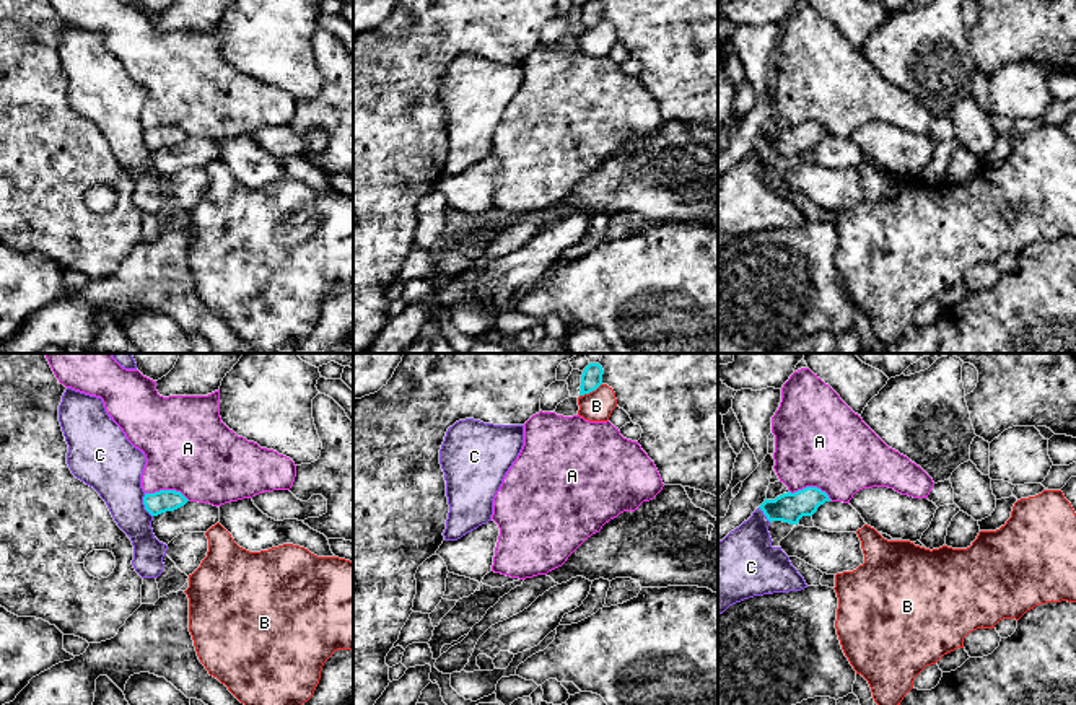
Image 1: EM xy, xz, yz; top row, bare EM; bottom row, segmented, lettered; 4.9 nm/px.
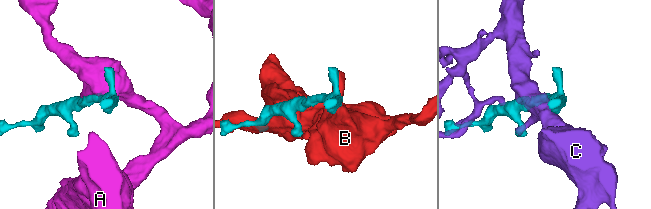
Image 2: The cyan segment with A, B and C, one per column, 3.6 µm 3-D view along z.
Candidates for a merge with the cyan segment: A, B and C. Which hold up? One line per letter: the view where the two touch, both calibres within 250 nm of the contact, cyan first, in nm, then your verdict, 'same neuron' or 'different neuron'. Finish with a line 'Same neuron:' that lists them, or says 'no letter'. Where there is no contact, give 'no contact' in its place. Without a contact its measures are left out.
A: contact in xy; calibres 110 and 420 nm; different neuron
B: contact in xz; calibres 110 and 150 nm; different neuron
C: contact in xy; calibres 110 and 300 nm; different neuron
Same neuron: no letter

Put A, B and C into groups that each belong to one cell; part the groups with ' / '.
A / B / C

